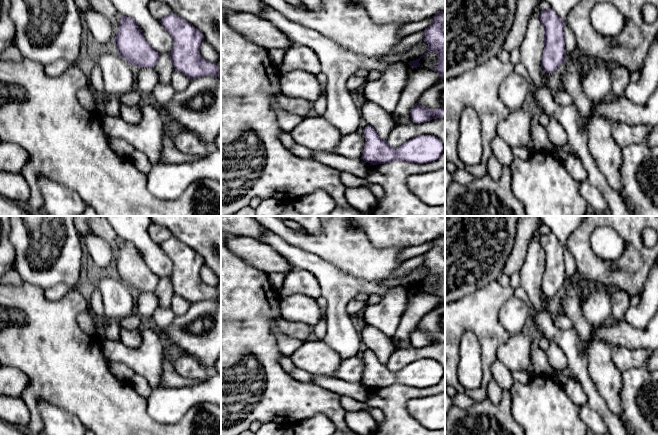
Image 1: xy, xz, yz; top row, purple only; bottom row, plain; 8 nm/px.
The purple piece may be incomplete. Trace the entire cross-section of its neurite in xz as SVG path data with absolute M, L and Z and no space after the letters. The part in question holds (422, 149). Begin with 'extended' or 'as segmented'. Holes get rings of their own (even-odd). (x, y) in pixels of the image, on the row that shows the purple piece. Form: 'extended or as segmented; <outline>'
as segmented; M373 126L363 129L365 145L361 158L371 165L401 161L422 165L439 159L443 153L443 143L433 135L420 135L408 140L397 148L383 140Z

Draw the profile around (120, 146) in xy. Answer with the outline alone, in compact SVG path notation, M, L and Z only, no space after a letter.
M109 138L110 147L119 155L130 157L135 147L122 138Z

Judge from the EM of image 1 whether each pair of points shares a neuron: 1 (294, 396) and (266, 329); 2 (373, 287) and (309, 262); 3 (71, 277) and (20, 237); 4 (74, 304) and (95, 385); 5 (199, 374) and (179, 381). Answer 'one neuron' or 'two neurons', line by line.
1: one neuron
2: one neuron
3: one neuron
4: one neuron
5: two neurons

